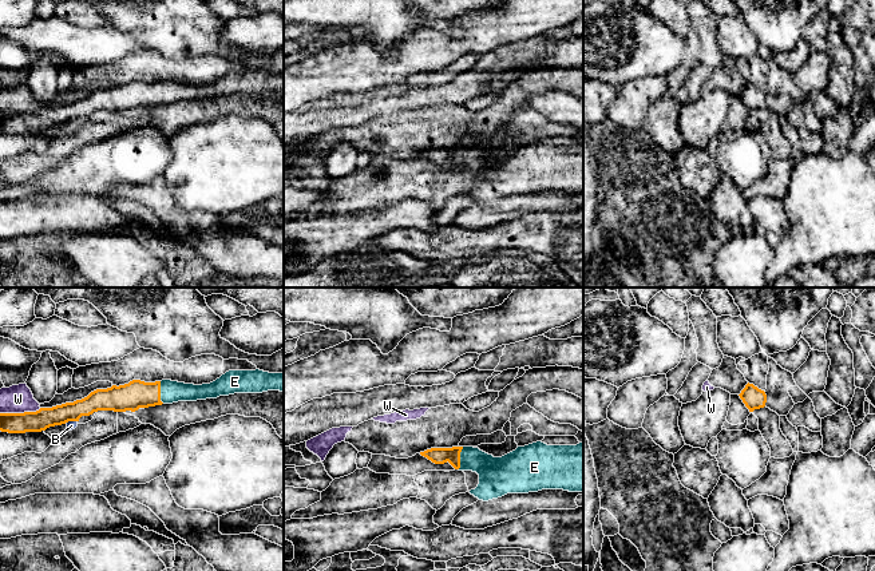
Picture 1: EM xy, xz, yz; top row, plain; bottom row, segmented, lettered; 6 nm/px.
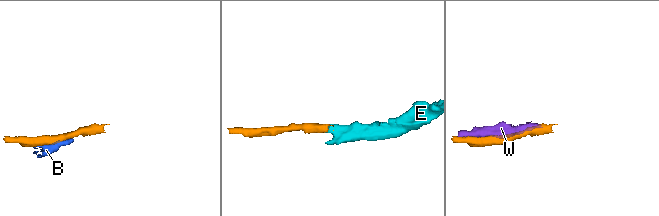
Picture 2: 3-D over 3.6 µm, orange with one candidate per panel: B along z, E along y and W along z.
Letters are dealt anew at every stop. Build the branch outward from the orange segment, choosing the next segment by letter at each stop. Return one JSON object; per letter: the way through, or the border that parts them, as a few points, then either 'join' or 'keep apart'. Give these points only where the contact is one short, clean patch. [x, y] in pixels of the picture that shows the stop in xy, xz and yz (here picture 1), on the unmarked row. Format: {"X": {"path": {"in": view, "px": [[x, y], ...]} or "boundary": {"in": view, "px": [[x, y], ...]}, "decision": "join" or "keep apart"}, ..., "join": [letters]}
{"B": {"decision": "keep apart"}, "E": {"path": {"in": "xy", "px": [[137, 94], [159, 92], [171, 92]]}, "decision": "join"}, "W": {"decision": "keep apart"}, "join": ["E"]}

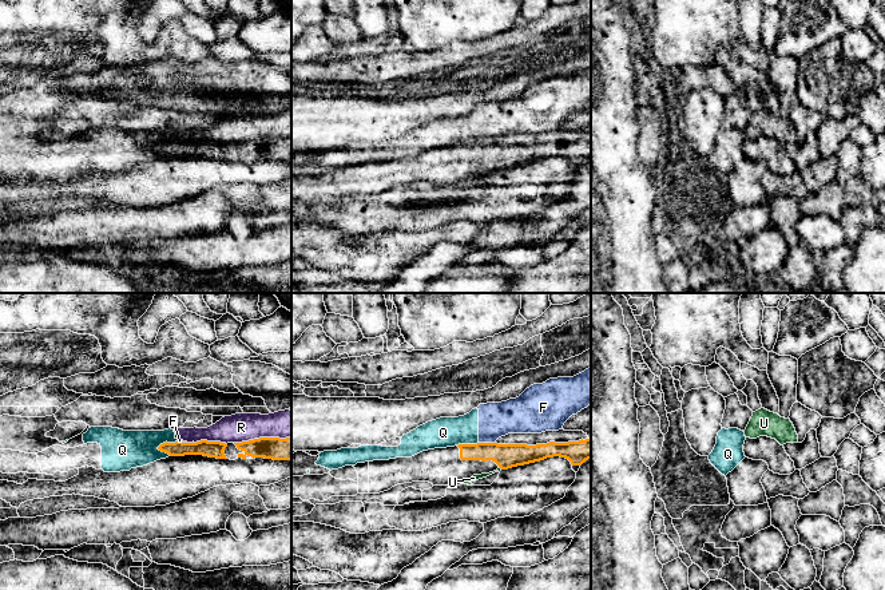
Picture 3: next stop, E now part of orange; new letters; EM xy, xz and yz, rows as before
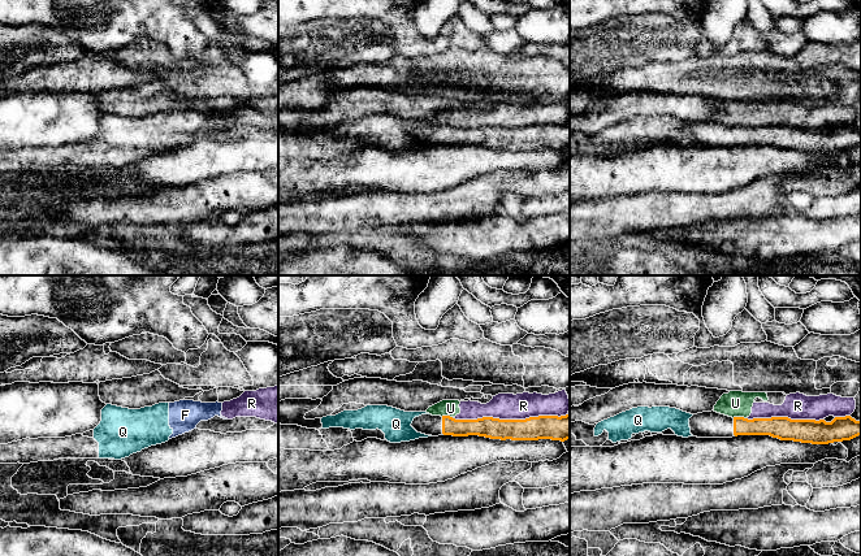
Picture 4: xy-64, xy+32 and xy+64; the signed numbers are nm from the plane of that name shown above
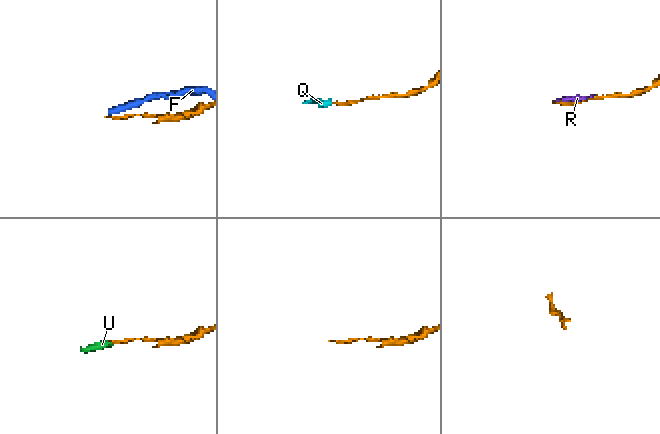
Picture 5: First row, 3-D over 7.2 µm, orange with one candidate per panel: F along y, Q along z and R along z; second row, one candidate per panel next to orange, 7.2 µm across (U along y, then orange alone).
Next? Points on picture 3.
{"F": {"boundary": {"in": "xz", "px": [[479, 142], [495, 143]]}, "decision": "keep apart"}, "Q": {"boundary": {"in": "xy", "px": [[178, 141], [163, 142], [157, 149]]}, "decision": "keep apart"}, "R": {"decision": "keep apart"}, "U": {"decision": "keep apart"}, "join": []}

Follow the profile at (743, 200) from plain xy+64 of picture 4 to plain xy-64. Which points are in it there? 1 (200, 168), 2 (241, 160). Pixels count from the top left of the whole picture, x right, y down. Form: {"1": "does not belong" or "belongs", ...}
{"1": "does not belong", "2": "does not belong"}

